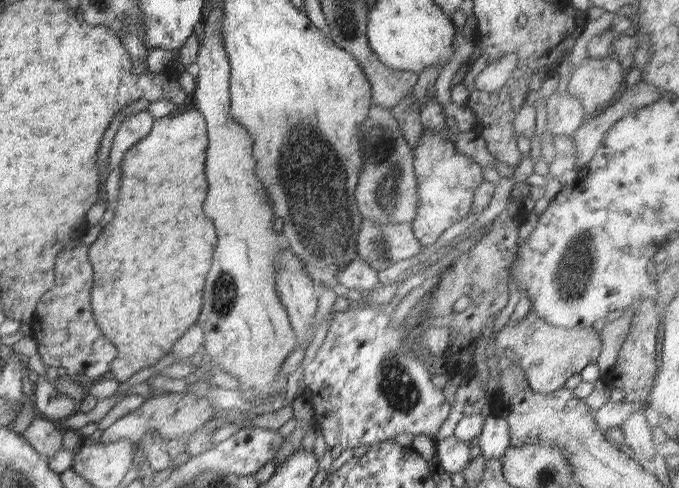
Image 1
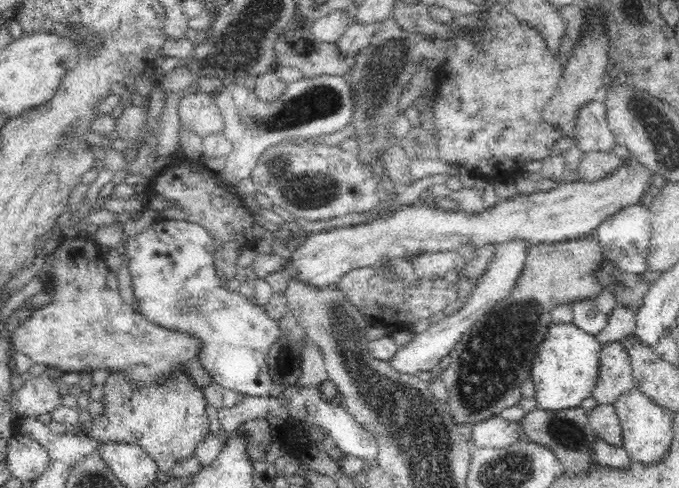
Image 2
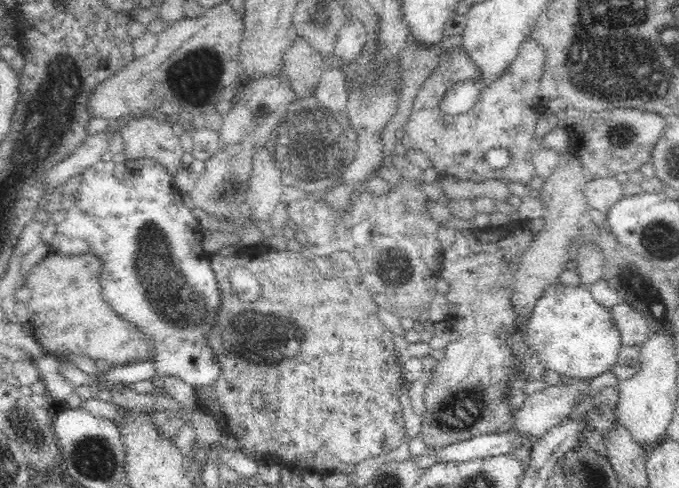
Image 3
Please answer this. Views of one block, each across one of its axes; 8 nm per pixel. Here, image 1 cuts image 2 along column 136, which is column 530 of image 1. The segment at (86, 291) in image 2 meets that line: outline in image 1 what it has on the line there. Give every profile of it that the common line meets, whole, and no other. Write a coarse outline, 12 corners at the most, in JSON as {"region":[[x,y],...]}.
{"region":[[529,313],[498,332],[494,353],[550,394],[596,362],[600,333]]}

